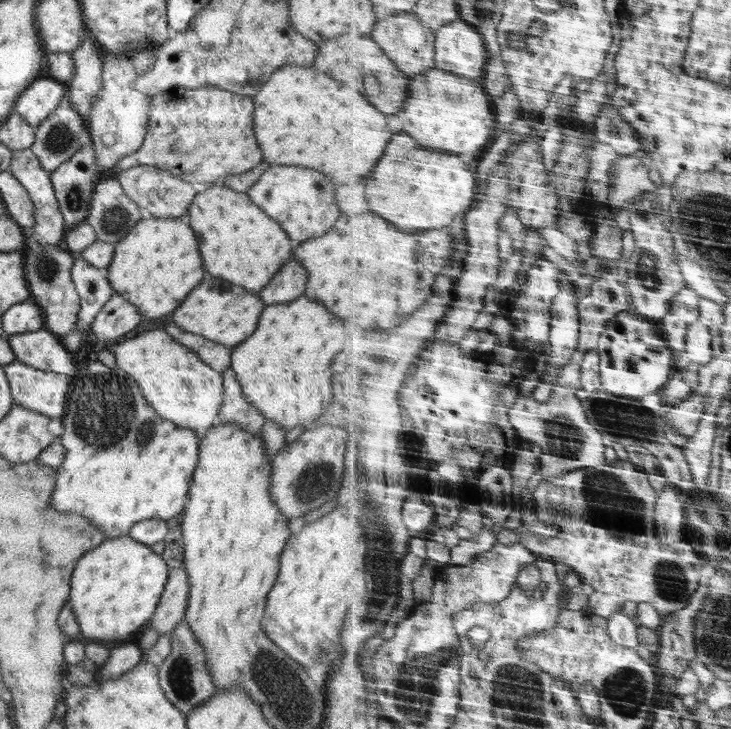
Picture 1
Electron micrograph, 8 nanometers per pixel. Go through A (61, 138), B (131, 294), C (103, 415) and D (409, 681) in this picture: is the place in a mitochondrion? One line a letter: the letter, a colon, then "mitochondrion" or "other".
A: mitochondrion
B: other
C: mitochondrion
D: mitochondrion

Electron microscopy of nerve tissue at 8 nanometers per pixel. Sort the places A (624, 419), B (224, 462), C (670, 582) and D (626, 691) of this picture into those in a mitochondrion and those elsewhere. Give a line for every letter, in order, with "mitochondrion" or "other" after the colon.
A: mitochondrion
B: other
C: mitochondrion
D: mitochondrion

